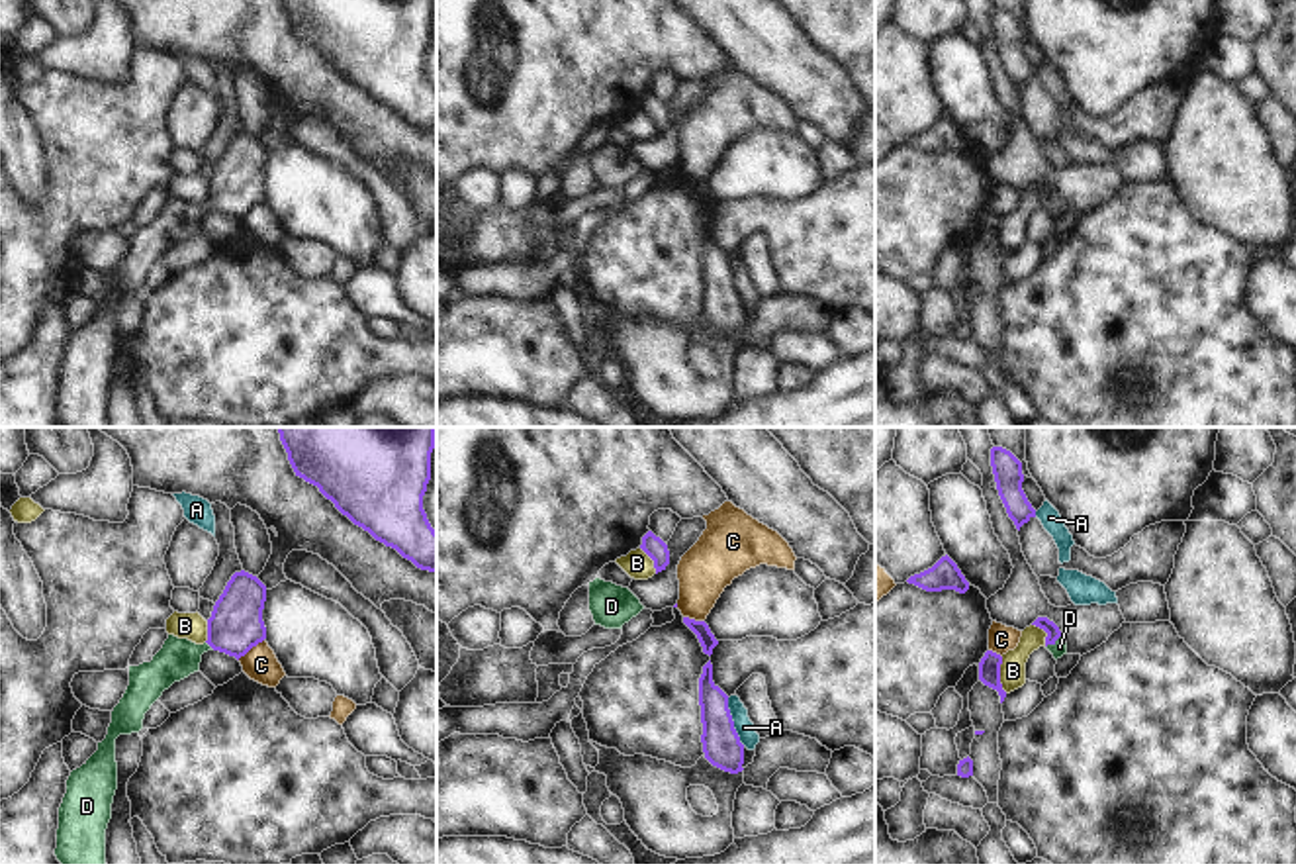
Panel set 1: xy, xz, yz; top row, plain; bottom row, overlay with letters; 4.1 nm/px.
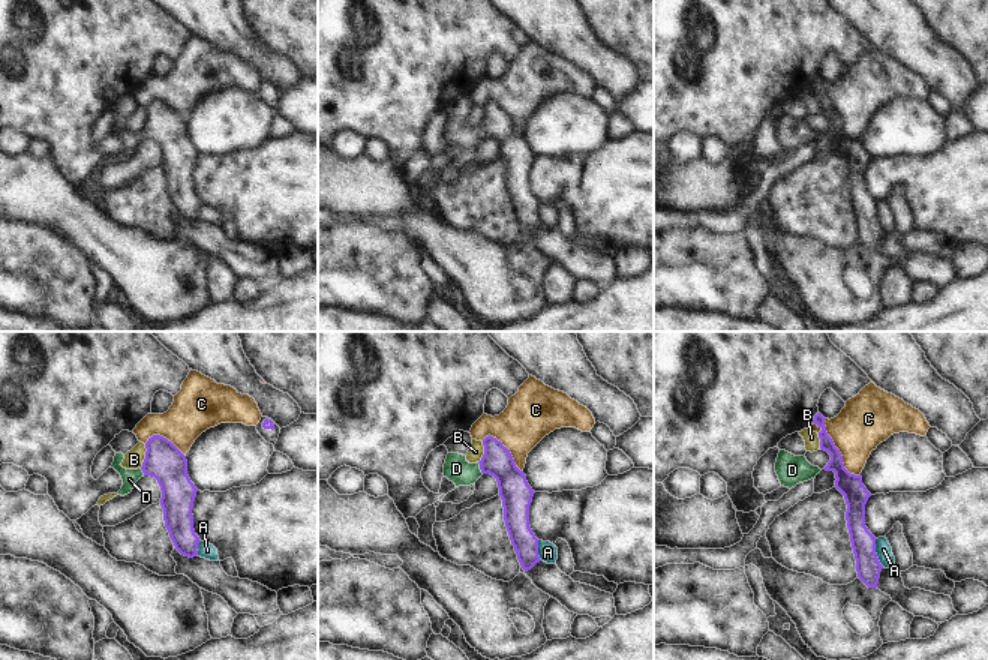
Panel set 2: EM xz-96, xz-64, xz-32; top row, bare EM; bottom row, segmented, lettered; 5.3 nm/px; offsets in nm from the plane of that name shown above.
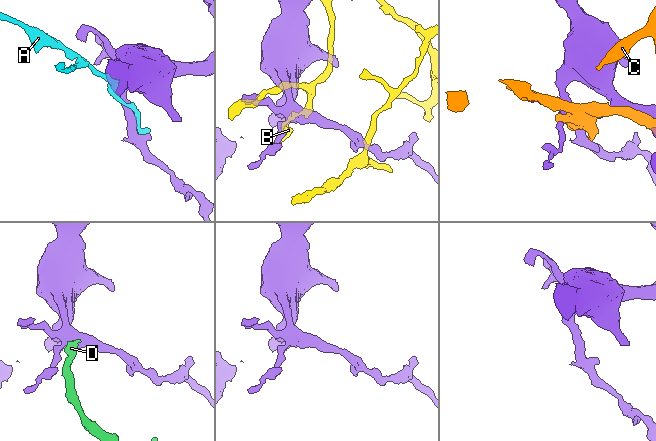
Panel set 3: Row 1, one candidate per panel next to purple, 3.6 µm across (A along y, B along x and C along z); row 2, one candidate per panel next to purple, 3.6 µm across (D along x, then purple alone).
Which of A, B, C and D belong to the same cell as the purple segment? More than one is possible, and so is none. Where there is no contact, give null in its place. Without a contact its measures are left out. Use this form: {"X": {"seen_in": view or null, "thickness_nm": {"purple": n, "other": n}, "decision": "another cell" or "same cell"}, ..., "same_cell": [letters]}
{"A": {"seen_in": "xz", "thickness_nm": {"purple": 160, "other": 80}, "decision": "another cell"}, "B": {"seen_in": "yz", "thickness_nm": {"purple": 100, "other": 110}, "decision": "another cell"}, "C": {"seen_in": "xy", "thickness_nm": {"purple": 220, "other": 140}, "decision": "another cell"}, "D": {"seen_in": "yz", "thickness_nm": {"purple": 60, "other": 60}, "decision": "same cell"}, "same_cell": ["D"]}

